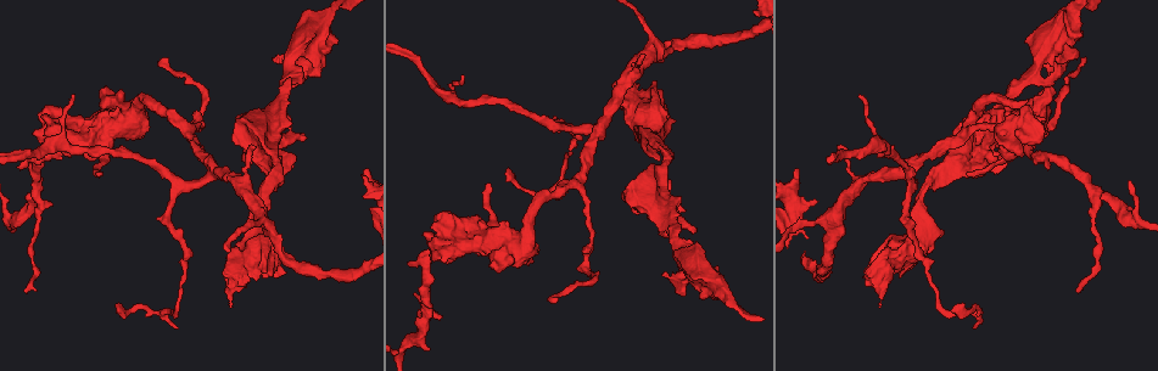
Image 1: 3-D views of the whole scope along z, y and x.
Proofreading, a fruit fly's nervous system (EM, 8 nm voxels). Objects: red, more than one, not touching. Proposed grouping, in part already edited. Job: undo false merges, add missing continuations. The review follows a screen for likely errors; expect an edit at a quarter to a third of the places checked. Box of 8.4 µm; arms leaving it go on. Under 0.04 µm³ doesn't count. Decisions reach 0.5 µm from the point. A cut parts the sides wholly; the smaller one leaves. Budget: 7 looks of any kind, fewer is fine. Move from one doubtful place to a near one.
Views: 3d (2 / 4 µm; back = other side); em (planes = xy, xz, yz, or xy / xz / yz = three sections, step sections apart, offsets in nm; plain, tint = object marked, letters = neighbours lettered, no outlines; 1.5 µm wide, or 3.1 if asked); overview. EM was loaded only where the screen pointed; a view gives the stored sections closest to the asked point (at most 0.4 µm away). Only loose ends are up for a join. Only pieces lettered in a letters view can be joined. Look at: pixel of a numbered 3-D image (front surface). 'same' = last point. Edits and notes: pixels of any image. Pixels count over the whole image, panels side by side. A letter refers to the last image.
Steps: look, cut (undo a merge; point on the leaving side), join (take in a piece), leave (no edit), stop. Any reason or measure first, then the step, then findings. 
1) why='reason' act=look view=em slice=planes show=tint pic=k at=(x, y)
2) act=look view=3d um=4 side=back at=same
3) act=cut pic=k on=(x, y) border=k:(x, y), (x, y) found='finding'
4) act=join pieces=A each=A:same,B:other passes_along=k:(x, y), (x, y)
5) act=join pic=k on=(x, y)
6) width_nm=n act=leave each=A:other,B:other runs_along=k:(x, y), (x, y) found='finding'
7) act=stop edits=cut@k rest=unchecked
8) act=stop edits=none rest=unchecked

act=look view=em slice=planes show=plain pic=1 at=(291, 165)

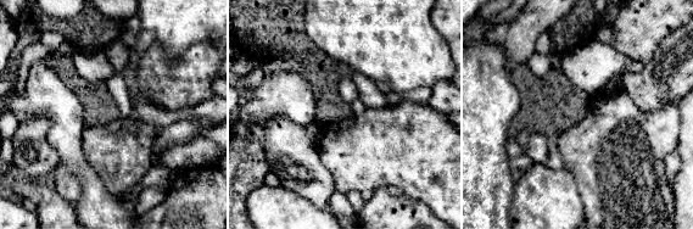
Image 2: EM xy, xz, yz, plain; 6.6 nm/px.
why='where the object lies' act=look view=em slice=planes show=tint at=same

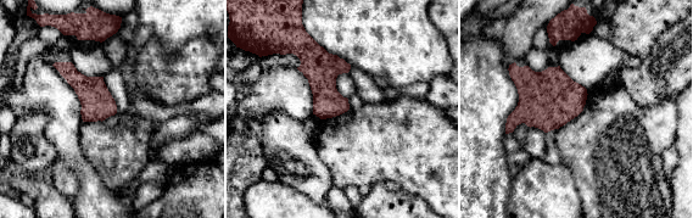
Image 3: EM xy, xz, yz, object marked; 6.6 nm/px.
act=look view=em slice=planes show=letters at=same

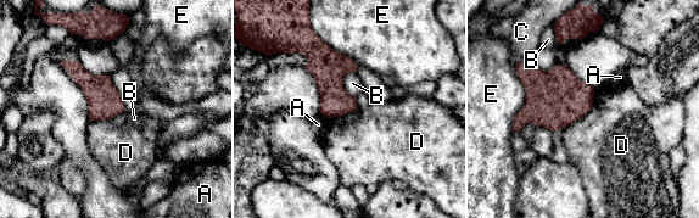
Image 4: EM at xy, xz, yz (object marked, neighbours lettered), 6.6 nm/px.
act=leave each=A:other,B:other,C:other,D:other,E:other runs_along=4:(280, 45), (303, 45), (353, 105) found='none of them fits'

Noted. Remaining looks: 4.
why='sharp bend' act=look view=3d um=4 pic=1 at=(693, 264)

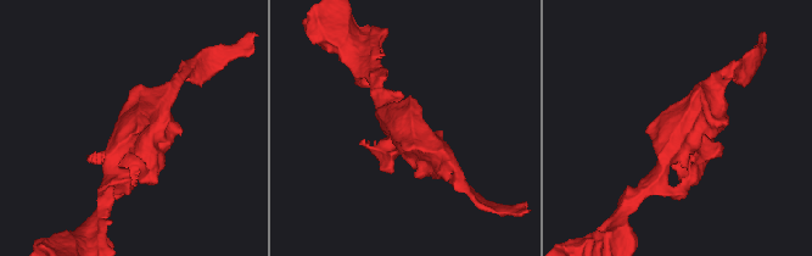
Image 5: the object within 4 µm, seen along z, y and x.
act=look view=em slice=xz step=8 show=letters pic=5 at=(134, 130)

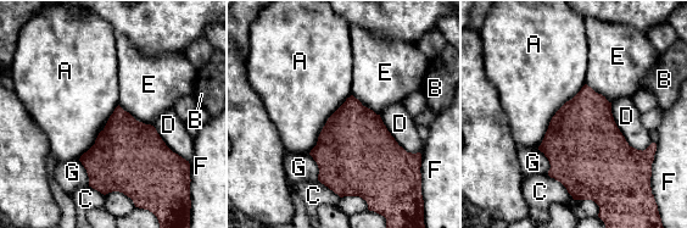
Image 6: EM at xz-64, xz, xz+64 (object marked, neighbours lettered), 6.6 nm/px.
act=leave each=A:other,B:other,C:other,D:other,E:other,F:other,G:other border=6:(610, 103), (625, 140), (644, 150) found='one neuron here'

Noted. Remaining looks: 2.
why='branch stops here' act=look view=em slice=planes show=letters pic=1 at=(1046, 168)

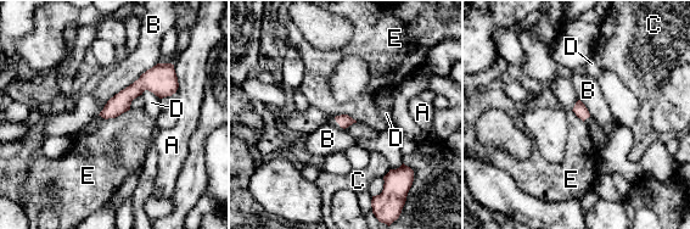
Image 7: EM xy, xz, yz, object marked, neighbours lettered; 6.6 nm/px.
longest_contact=B:440nm act=leave each=A:other,B:other,C:other,D:other,E:other found='no lettered piece goes on from it'

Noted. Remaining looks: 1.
act=stop edits=none rest=unchecked

